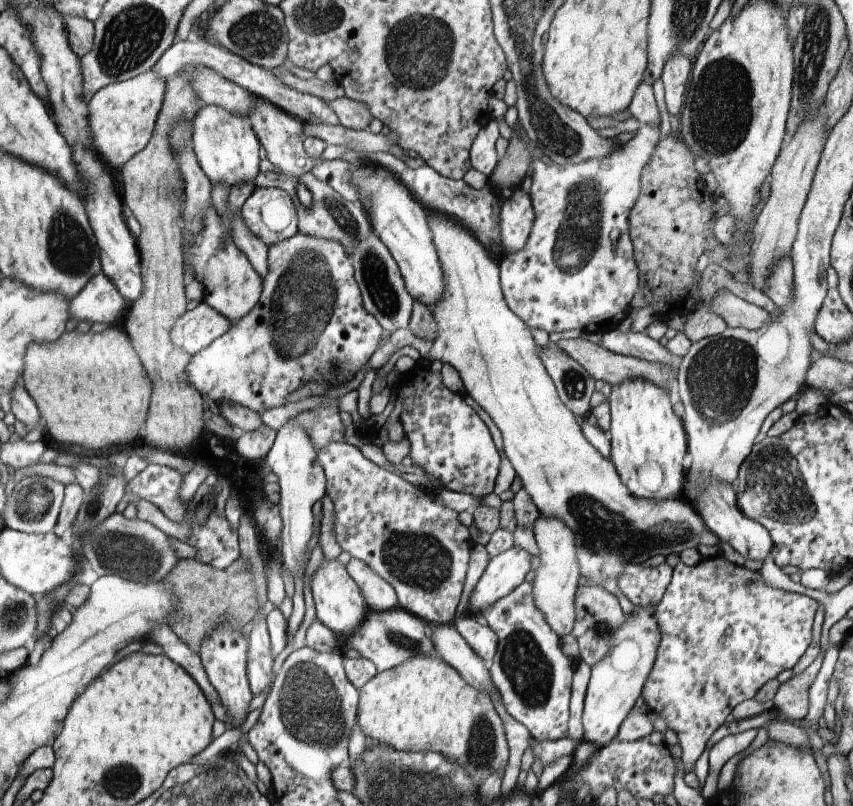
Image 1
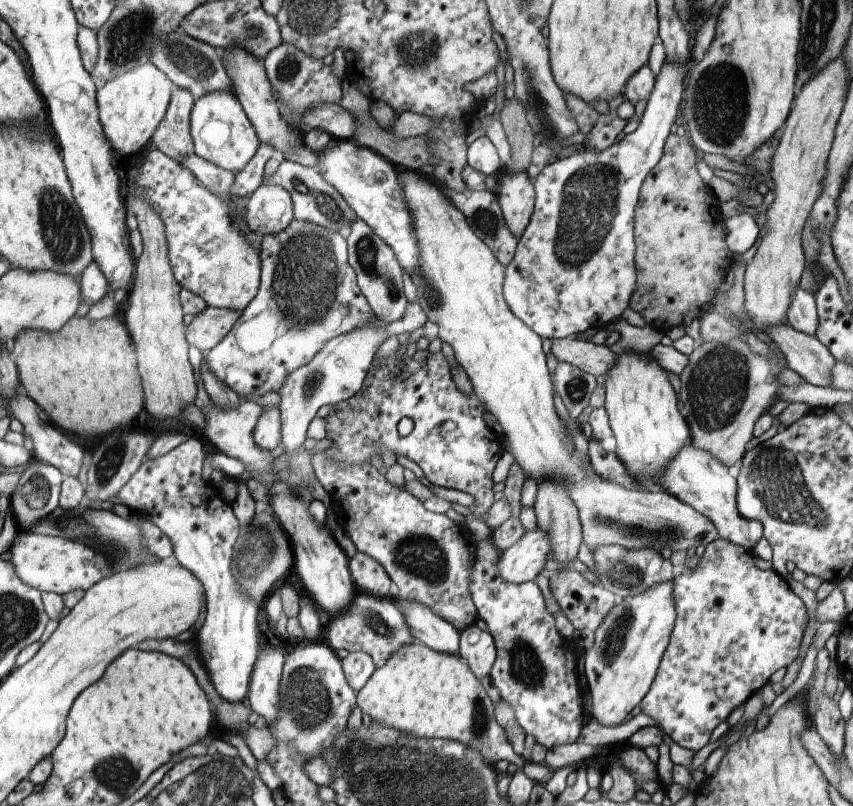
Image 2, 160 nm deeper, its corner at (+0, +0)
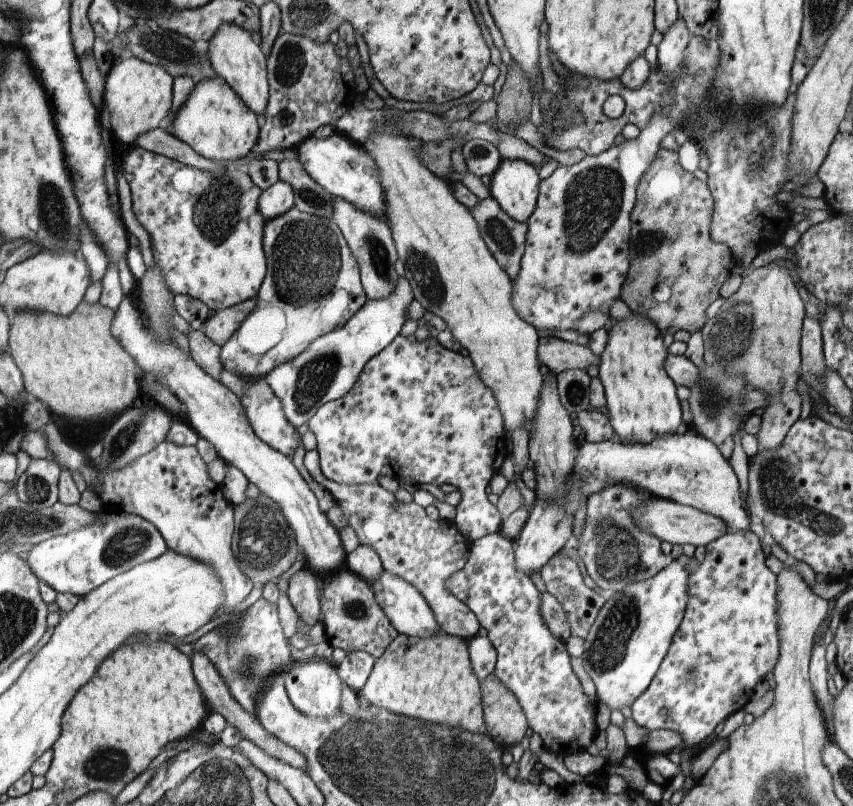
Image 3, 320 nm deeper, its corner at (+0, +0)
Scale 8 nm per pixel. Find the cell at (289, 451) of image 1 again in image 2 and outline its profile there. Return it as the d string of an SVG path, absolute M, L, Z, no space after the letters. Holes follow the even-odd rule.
M377 322L368 327L355 328L345 335L327 340L314 358L304 366L299 366L290 372L284 384L278 388L280 395L281 432L283 439L281 447L284 453L292 455L289 468L292 468L294 483L298 483L299 491L310 498L310 492L306 482L315 478L315 472L311 463L312 454L310 450L304 449L304 440L308 437L309 424L318 414L328 406L347 401L361 390L365 378L369 374L375 354L382 343L387 339L385 325Z

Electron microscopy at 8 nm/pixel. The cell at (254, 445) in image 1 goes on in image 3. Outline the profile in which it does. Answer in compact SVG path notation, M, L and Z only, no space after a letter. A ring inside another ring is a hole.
M263 379L246 380L240 399L257 436L274 449L292 457L300 446L300 434L286 416L281 400L268 382Z

